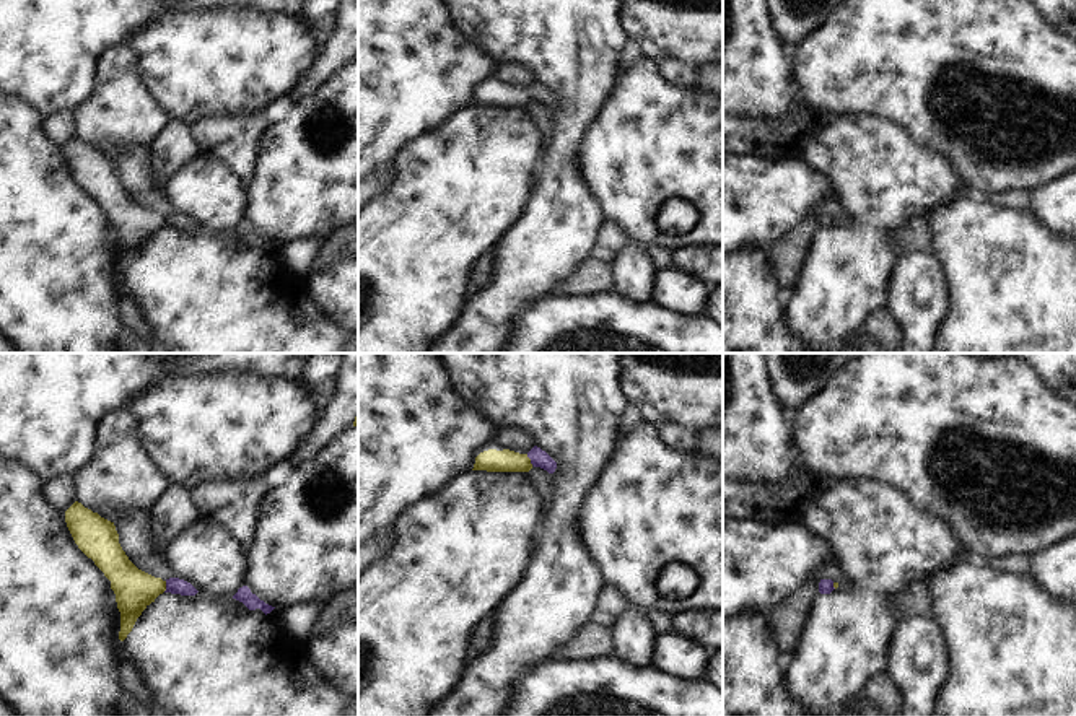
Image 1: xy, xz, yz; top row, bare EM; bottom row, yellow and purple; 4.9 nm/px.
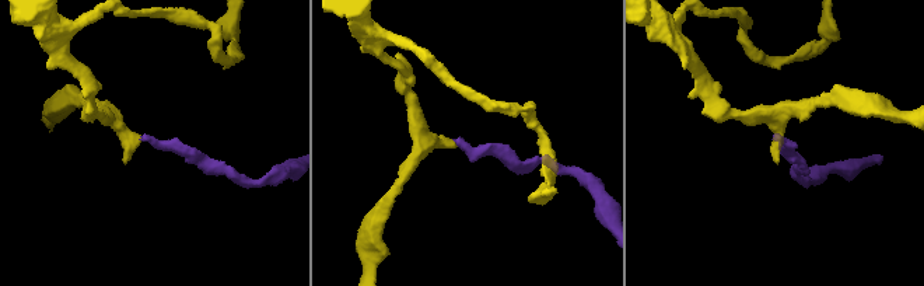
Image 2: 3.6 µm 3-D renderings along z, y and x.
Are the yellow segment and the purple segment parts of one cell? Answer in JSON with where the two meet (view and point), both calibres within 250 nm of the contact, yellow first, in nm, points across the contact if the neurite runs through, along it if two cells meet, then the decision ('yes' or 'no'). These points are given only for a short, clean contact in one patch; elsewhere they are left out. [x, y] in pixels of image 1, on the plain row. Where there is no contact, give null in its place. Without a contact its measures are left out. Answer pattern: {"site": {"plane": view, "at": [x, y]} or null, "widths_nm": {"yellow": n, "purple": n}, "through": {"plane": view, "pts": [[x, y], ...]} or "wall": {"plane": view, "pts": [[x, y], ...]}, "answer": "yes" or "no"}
{"site": {"plane": "xy", "at": [165, 222]}, "widths_nm": {"yellow": 200, "purple": 80}, "through": {"plane": "xy", "pts": [[134, 225], [165, 222], [173, 220]]}, "answer": "yes"}

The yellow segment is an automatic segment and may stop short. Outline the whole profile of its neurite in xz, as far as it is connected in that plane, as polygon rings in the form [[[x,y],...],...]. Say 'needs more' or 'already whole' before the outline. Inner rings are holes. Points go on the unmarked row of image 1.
needs more | [[[534,81],[527,90],[519,90],[510,85],[488,85],[475,93],[472,106],[529,107],[532,103],[540,103],[549,109],[553,109],[557,98],[537,81]]]

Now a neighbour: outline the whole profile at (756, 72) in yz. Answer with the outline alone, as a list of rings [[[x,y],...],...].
[[[723,0],[723,112],[729,116],[778,116],[798,104],[790,93],[791,65],[770,26],[767,0]]]

